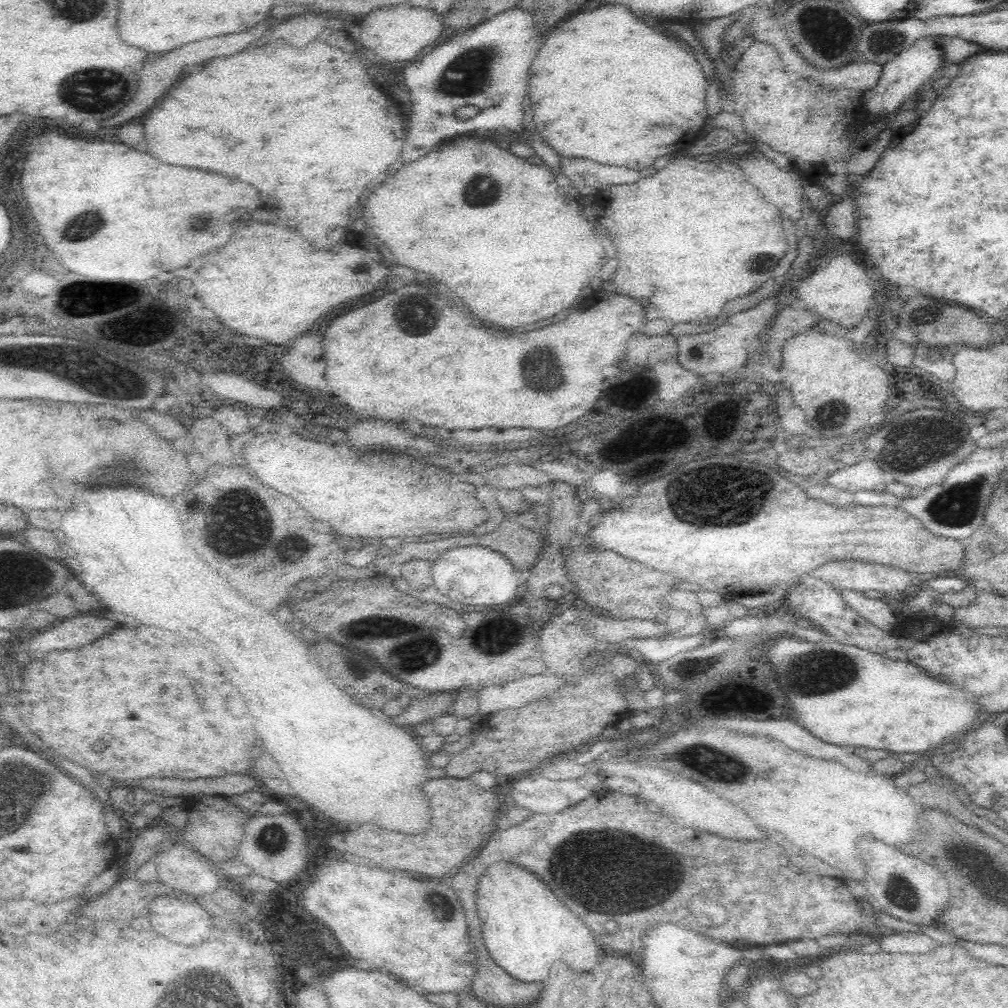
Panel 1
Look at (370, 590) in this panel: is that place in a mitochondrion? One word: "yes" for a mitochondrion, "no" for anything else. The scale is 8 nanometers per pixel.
no

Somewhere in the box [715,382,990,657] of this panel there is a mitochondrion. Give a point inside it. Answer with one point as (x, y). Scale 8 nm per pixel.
(956, 505)

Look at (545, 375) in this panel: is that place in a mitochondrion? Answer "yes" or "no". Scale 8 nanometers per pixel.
yes

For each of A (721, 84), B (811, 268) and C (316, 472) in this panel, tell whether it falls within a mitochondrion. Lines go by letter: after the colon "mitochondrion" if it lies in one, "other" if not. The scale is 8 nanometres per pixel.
A: other
B: other
C: other

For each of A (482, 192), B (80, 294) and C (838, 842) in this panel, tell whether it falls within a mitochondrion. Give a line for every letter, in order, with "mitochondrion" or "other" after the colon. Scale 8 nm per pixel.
A: mitochondrion
B: other
C: other

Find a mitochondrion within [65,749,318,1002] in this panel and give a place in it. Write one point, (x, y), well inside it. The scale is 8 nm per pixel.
(274, 838)

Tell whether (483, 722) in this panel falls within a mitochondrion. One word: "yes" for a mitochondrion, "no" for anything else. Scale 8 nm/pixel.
no

